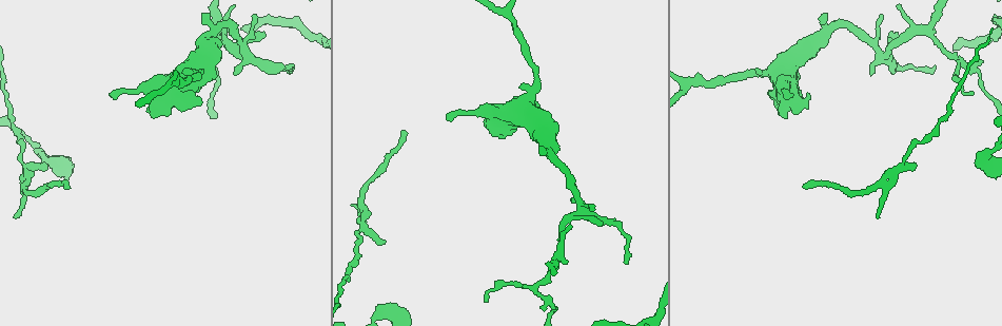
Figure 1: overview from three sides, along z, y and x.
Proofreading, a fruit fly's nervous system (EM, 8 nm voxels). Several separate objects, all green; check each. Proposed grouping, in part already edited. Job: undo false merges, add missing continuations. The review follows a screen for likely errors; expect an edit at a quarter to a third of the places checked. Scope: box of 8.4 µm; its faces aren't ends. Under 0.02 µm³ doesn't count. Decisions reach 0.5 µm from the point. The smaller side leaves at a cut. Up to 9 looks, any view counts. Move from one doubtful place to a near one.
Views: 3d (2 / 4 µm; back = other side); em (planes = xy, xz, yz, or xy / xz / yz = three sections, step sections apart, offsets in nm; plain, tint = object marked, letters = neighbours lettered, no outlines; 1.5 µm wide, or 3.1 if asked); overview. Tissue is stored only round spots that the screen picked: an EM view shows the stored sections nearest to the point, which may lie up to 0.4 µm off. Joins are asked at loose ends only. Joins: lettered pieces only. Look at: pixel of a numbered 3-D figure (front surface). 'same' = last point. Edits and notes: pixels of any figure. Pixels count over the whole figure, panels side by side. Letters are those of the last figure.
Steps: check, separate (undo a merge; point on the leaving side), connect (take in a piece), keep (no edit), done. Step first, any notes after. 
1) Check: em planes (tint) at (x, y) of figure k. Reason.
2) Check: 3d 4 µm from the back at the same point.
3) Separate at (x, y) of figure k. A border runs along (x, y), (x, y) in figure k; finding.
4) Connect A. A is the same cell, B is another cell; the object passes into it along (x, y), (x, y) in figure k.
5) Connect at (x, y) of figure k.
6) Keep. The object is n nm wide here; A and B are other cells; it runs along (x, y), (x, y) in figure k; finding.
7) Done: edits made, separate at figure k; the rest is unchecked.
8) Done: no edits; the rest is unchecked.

Check: 3d 4 µm at (403, 131) of figure 1. Long arm stops here.

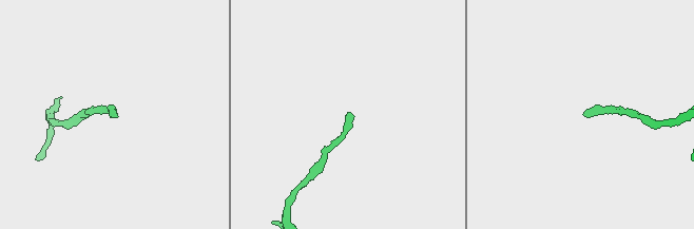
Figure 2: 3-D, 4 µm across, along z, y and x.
Check: em planes (letters) at (349, 114) of figure 2.

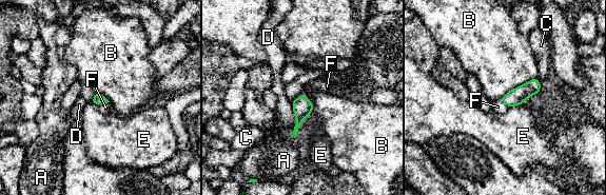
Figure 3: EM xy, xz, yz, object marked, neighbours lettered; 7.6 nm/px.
Connect F. The object is 90 nm wide here; F is the same cell, A, B, C, D and E are other cells; the object passes into it along (98, 99), (103, 102), (105, 108) in figure 3; it goes on there.

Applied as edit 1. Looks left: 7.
Check: overview. See it whole again.

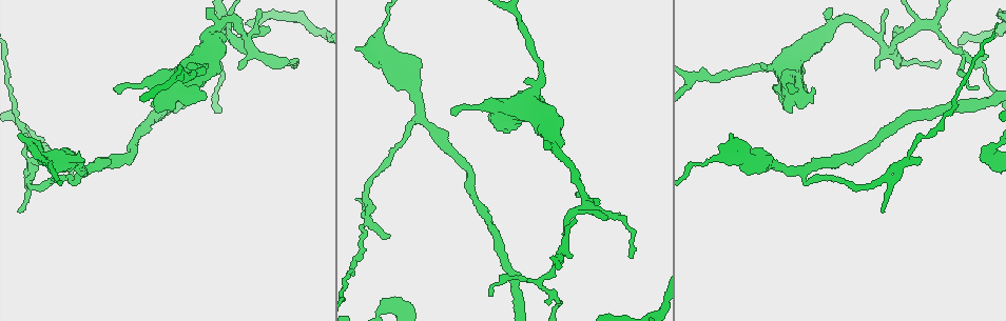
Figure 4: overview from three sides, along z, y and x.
Check: 3d 4 µm from the back at (385, 306) of figure 4. Sudden change in width.

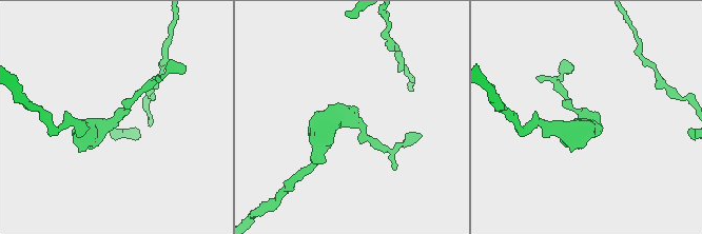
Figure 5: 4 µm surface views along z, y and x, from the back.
Check: em xy step 8 (tint) at (589, 120) of figure 5. Now the EM.

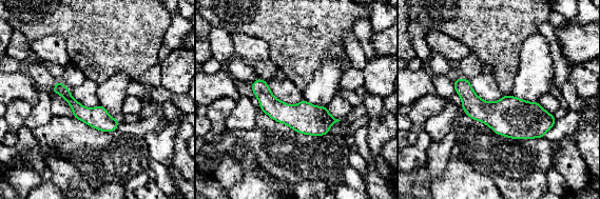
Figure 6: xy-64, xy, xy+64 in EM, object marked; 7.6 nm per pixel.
Check: em planes (letters) at the same point. Another direction.

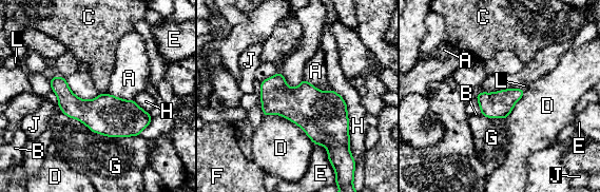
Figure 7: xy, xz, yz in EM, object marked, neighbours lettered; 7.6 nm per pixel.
Keep. The object is 300 nm wide here; A, B, C, D, E, F, G, H, J and L are other cells; a border runs along (100, 93), (105, 94) in figure 7; all the same neuron.

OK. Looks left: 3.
Check: em yz step 8 (tint) at (825, 28) of figure 4. Calibre changes.

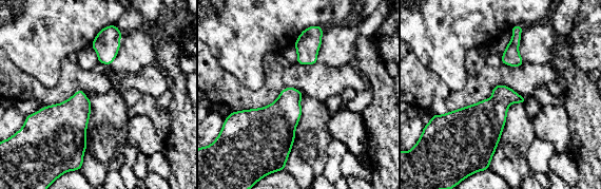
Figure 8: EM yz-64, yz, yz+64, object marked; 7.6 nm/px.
Check: em planes (letters) at the same point.

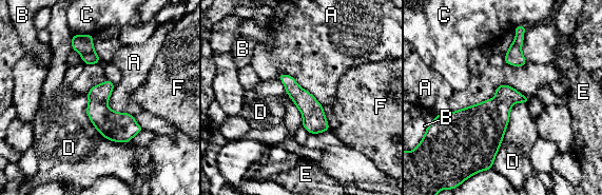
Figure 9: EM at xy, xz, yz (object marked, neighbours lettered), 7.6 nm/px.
Keep. A, B, C, D, E and F are other cells; a border runs along (529, 97), (500, 84), (435, 115) in figure 9; all the same neuron.

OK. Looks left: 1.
Done: edits made, connect at figure 3; the rest is unchecked.

